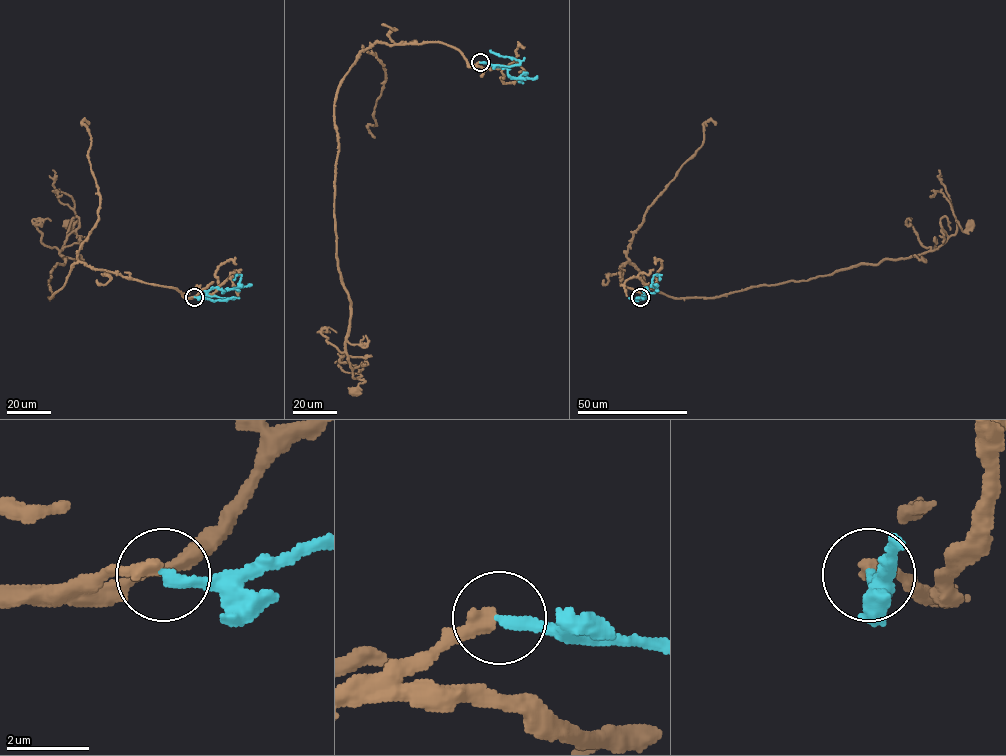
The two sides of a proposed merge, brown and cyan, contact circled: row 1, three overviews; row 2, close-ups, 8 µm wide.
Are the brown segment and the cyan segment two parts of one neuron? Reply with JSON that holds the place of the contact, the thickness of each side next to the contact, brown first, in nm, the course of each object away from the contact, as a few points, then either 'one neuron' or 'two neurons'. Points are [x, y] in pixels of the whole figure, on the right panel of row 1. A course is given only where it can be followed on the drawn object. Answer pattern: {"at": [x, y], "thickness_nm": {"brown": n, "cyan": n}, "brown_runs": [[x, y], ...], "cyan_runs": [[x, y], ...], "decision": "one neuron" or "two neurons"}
{"at": [640, 297], "thickness_nm": {"brown": 360, "cyan": 260}, "brown_runs": [[640, 297], [621, 284], [627, 261], [666, 295], [717, 297], [920, 255], [957, 221], [970, 225]], "cyan_runs": [[640, 297], [646, 287], [650, 293], [656, 290], [651, 285], [654, 275], [658, 275], [660, 280]], "decision": "two neurons"}

